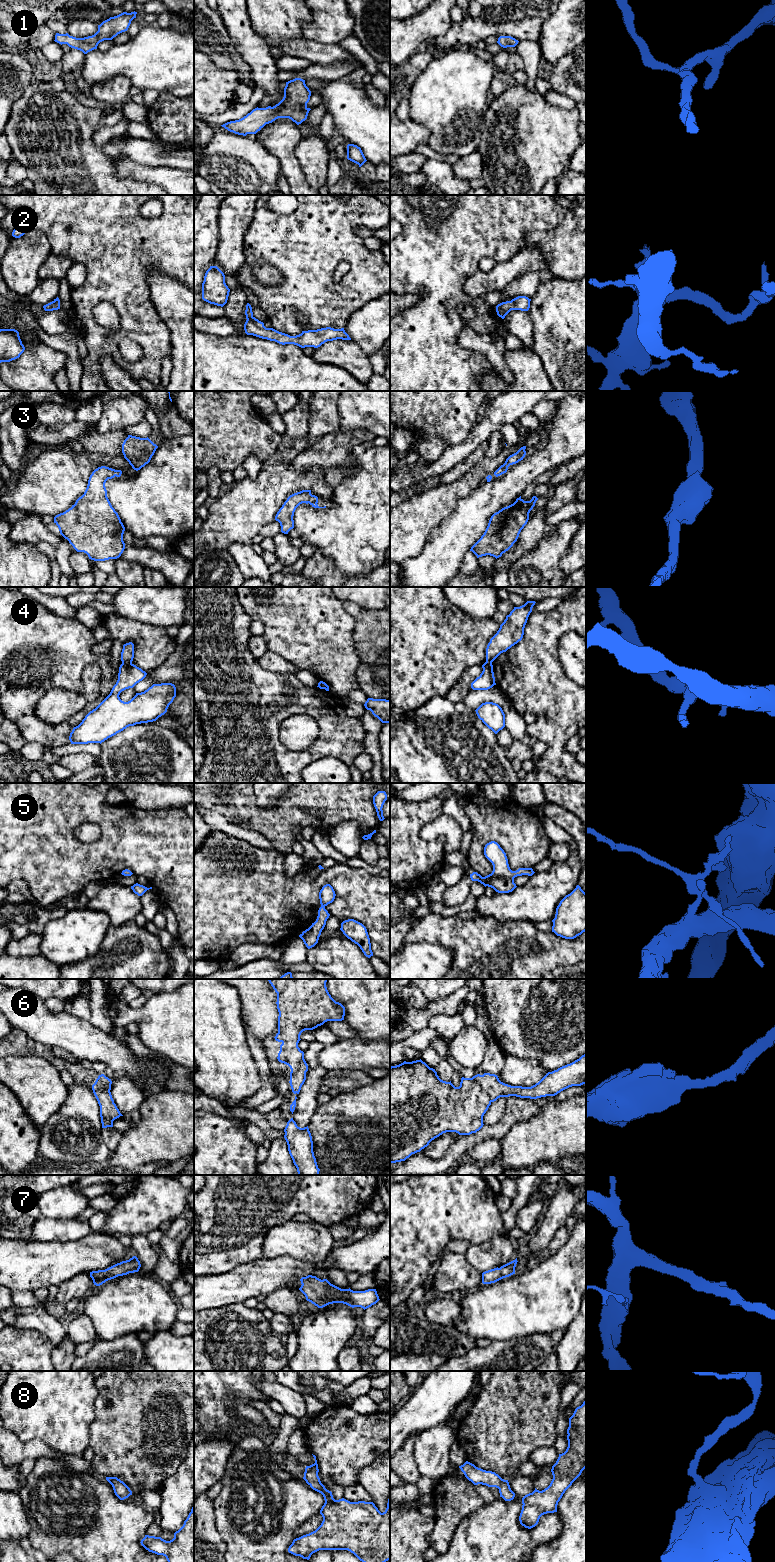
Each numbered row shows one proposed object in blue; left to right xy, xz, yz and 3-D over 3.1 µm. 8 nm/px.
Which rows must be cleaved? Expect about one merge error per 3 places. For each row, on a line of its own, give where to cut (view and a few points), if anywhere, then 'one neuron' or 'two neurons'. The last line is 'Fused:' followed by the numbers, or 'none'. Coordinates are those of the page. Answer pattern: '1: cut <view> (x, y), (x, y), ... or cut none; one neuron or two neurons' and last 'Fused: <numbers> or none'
1: cut none; one neuron
2: cut none; one neuron
3: cut none; one neuron
4: cut xy (122, 662), (131, 663); two neurons
5: cut yz (517, 870), (526, 874); two neurons
6: cut none; one neuron
7: cut none; one neuron
8: cut none; one neuron
Fused: 4, 5

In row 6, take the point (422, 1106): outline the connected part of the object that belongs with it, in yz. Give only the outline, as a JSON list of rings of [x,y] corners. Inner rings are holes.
[[[586,1053],[574,1062],[548,1072],[538,1083],[531,1087],[511,1086],[501,1082],[497,1075],[484,1073],[472,1078],[461,1078],[460,1086],[455,1087],[451,1081],[439,1078],[435,1069],[430,1068],[421,1059],[390,1067],[390,1163],[405,1161],[412,1154],[420,1152],[435,1138],[446,1132],[456,1132],[459,1135],[476,1133],[483,1127],[483,1116],[492,1102],[500,1097],[516,1096],[520,1098],[537,1099],[555,1096],[561,1091],[586,1084]]]

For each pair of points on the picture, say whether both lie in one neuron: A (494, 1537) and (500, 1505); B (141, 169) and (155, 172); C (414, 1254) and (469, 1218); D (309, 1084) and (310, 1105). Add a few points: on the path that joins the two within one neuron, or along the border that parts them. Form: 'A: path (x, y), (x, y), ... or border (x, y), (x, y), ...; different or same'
A: path (494, 1529), (500, 1520), (500, 1513); same
B: path (144, 172), (152, 172); same
C: path (428, 1240), (452, 1218), (455, 1218); same
D: path (309, 1089), (309, 1100); same

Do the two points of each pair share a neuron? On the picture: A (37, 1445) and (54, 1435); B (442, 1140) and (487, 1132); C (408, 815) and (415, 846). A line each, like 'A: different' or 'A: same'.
A: different
B: different
C: same

